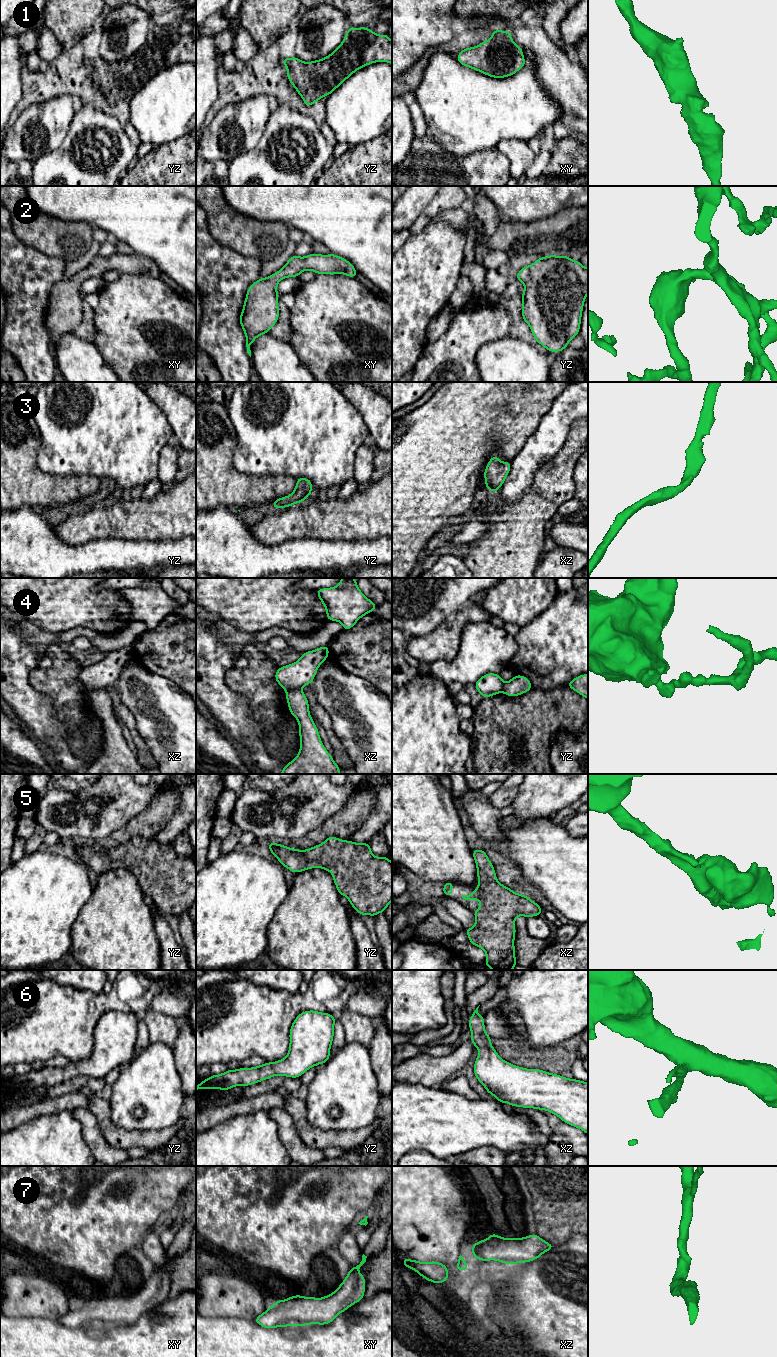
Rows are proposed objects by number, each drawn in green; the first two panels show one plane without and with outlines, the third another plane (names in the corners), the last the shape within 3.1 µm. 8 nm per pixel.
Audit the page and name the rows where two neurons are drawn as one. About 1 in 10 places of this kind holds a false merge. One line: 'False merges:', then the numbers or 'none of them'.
False merges: 4

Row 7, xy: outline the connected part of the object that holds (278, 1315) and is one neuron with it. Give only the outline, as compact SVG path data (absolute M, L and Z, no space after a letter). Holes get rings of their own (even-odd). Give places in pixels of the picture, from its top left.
M362 1255L359 1265L351 1267L346 1278L331 1294L323 1298L290 1296L275 1304L253 1321L264 1328L330 1324L338 1314L361 1301L365 1294L365 1276L358 1270L366 1262Z

